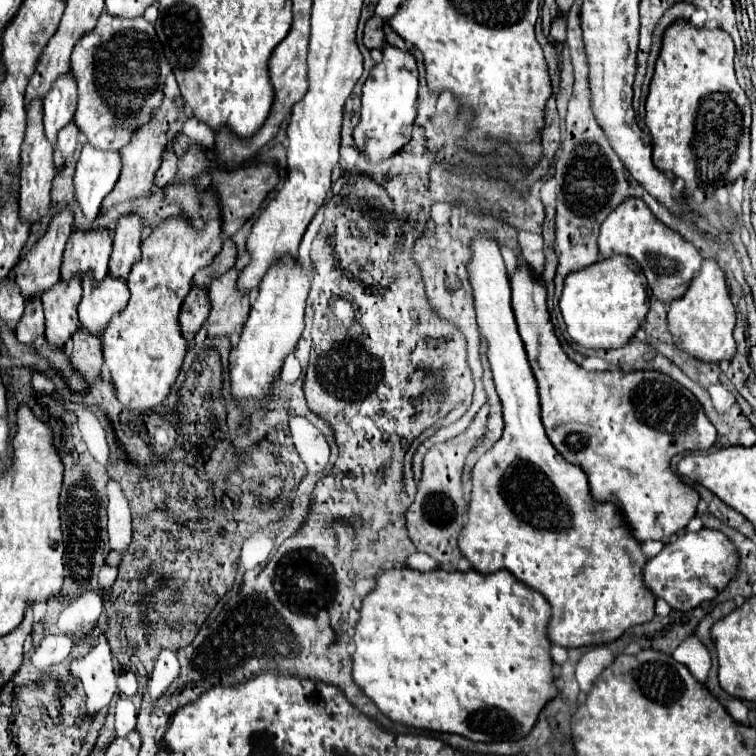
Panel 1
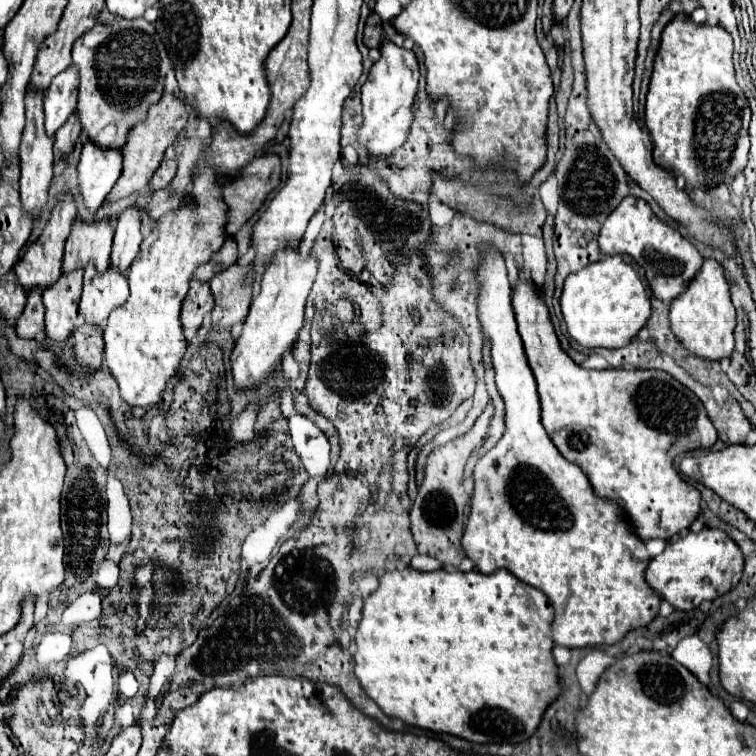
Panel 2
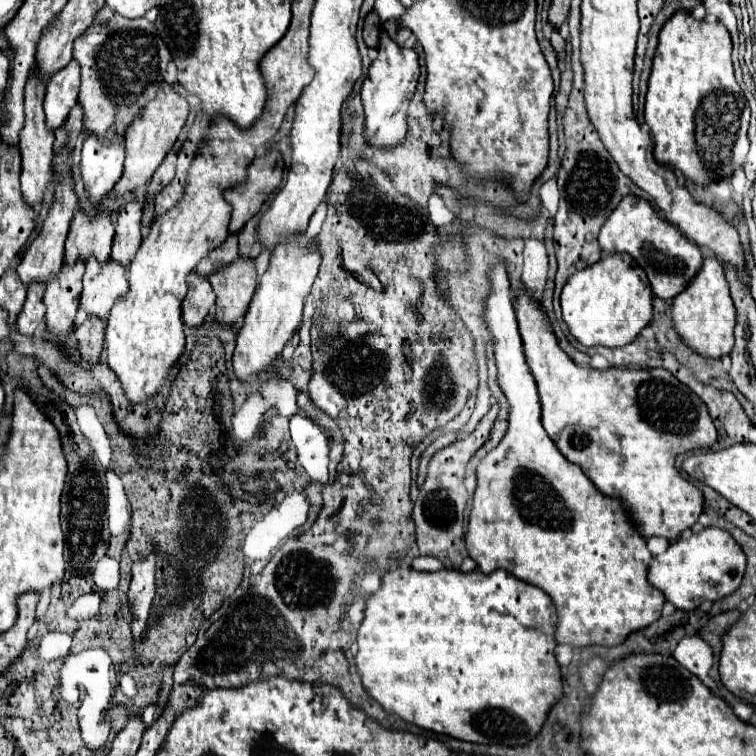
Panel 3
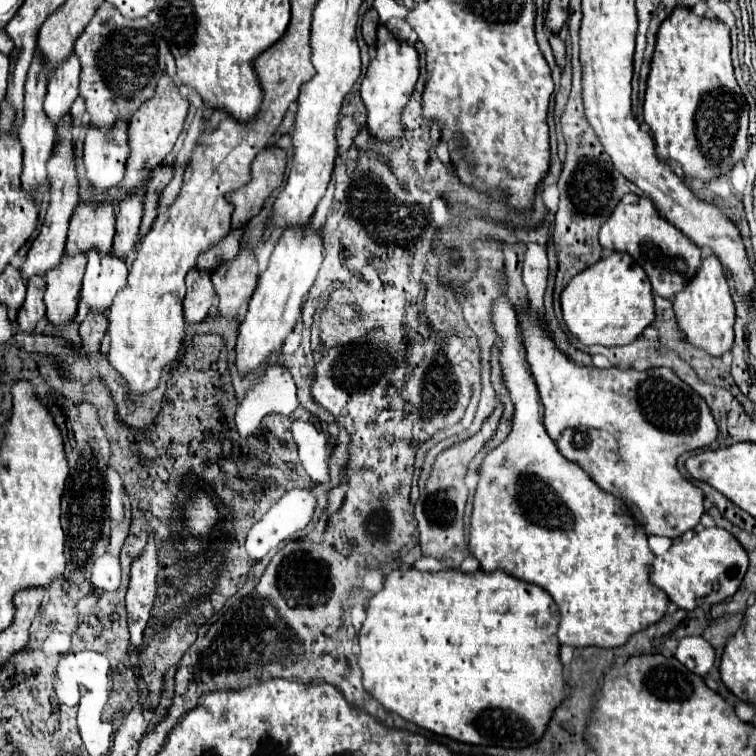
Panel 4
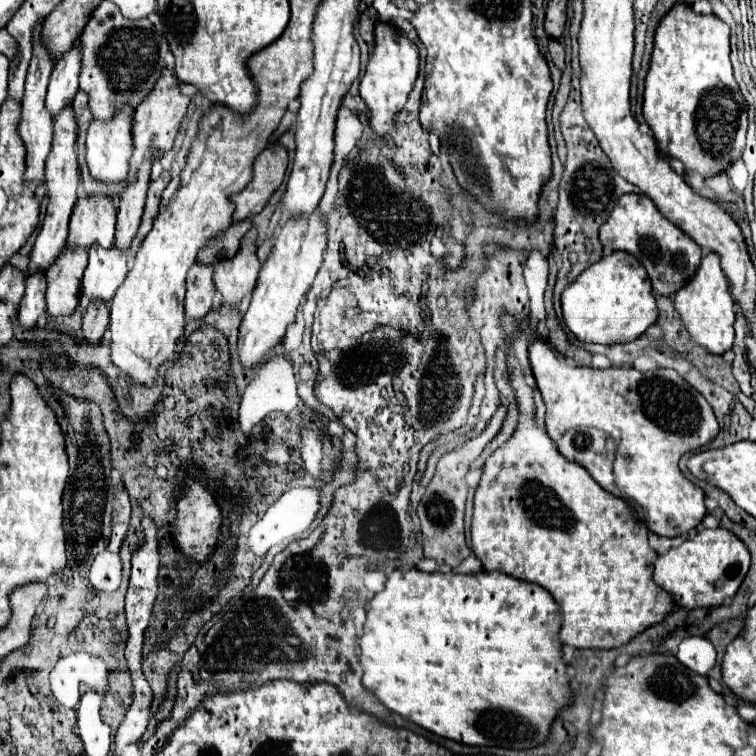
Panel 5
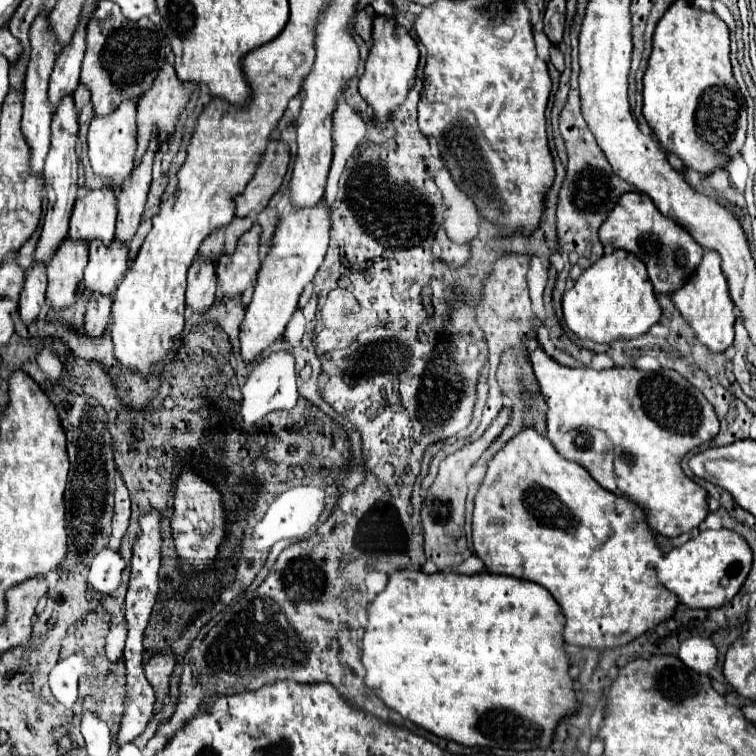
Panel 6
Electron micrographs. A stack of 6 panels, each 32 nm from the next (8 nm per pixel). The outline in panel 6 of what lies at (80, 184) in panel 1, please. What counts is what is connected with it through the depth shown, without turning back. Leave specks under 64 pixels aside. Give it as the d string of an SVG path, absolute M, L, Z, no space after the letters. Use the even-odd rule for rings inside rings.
M122 102L112 116L96 116L88 128L88 160L92 172L120 186L132 172L132 156L136 152L136 104Z

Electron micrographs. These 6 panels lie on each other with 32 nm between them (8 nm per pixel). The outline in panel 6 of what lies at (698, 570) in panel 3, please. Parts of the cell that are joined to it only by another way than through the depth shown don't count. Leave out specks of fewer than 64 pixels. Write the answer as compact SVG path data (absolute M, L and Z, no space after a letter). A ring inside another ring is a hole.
M726 528L720 530L702 530L686 544L672 548L658 564L656 578L658 582L674 592L680 604L688 608L720 608L736 596L740 584L744 584L752 566L752 552L746 540Z

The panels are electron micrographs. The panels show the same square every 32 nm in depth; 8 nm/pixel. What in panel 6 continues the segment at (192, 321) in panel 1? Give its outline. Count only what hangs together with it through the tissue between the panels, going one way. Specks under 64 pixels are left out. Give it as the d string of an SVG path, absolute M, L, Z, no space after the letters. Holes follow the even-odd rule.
M200 256L192 262L188 270L188 290L186 290L186 308L190 314L204 314L212 308L216 296L216 278L214 264L204 264Z

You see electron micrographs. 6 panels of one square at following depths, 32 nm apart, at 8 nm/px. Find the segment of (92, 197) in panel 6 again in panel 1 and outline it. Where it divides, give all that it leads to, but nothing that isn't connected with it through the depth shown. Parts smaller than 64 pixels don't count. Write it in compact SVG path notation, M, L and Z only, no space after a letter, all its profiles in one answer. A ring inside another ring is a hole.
M86 230L74 232L68 240L62 262L62 280L68 284L74 276L84 276L92 272L92 278L104 280L108 274L108 260L112 252L112 238L108 230Z

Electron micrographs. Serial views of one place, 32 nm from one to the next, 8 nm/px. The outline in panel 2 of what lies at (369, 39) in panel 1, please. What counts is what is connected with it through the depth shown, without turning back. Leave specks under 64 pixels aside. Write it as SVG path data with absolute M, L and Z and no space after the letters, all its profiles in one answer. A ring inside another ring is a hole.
M370 14L364 26L364 44L368 48L380 48L384 38L384 30L382 30L382 20L378 14Z

